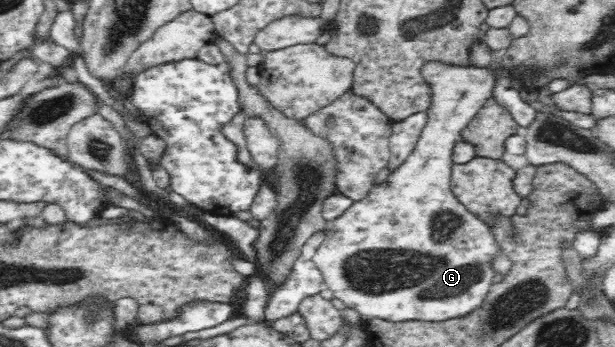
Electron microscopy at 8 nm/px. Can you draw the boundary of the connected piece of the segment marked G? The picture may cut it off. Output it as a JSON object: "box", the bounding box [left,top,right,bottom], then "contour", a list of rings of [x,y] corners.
{"box":[313,59,501,328],"contour":[[[438,59],[424,61],[419,67],[418,73],[421,80],[429,88],[430,106],[424,112],[427,117],[425,118],[424,126],[421,128],[421,133],[418,135],[413,146],[413,151],[404,159],[403,163],[400,163],[400,166],[390,170],[384,182],[373,184],[366,198],[358,202],[353,202],[352,206],[342,216],[336,218],[336,220],[327,221],[326,230],[323,230],[326,239],[313,256],[316,268],[319,269],[323,278],[322,286],[328,288],[336,300],[344,302],[345,308],[351,308],[358,314],[358,328],[364,328],[374,318],[396,323],[418,320],[424,320],[424,322],[440,322],[452,320],[452,318],[462,318],[462,316],[475,312],[476,309],[482,306],[488,292],[490,292],[492,284],[494,284],[494,276],[497,273],[494,265],[492,265],[501,252],[499,236],[496,230],[486,223],[486,221],[478,217],[478,215],[469,211],[456,198],[451,189],[451,170],[454,165],[451,159],[452,149],[456,143],[462,142],[461,133],[463,130],[466,129],[466,126],[468,126],[472,118],[480,112],[484,104],[492,98],[493,74],[485,68],[472,68],[468,65],[452,65],[452,63],[445,63]]]}

